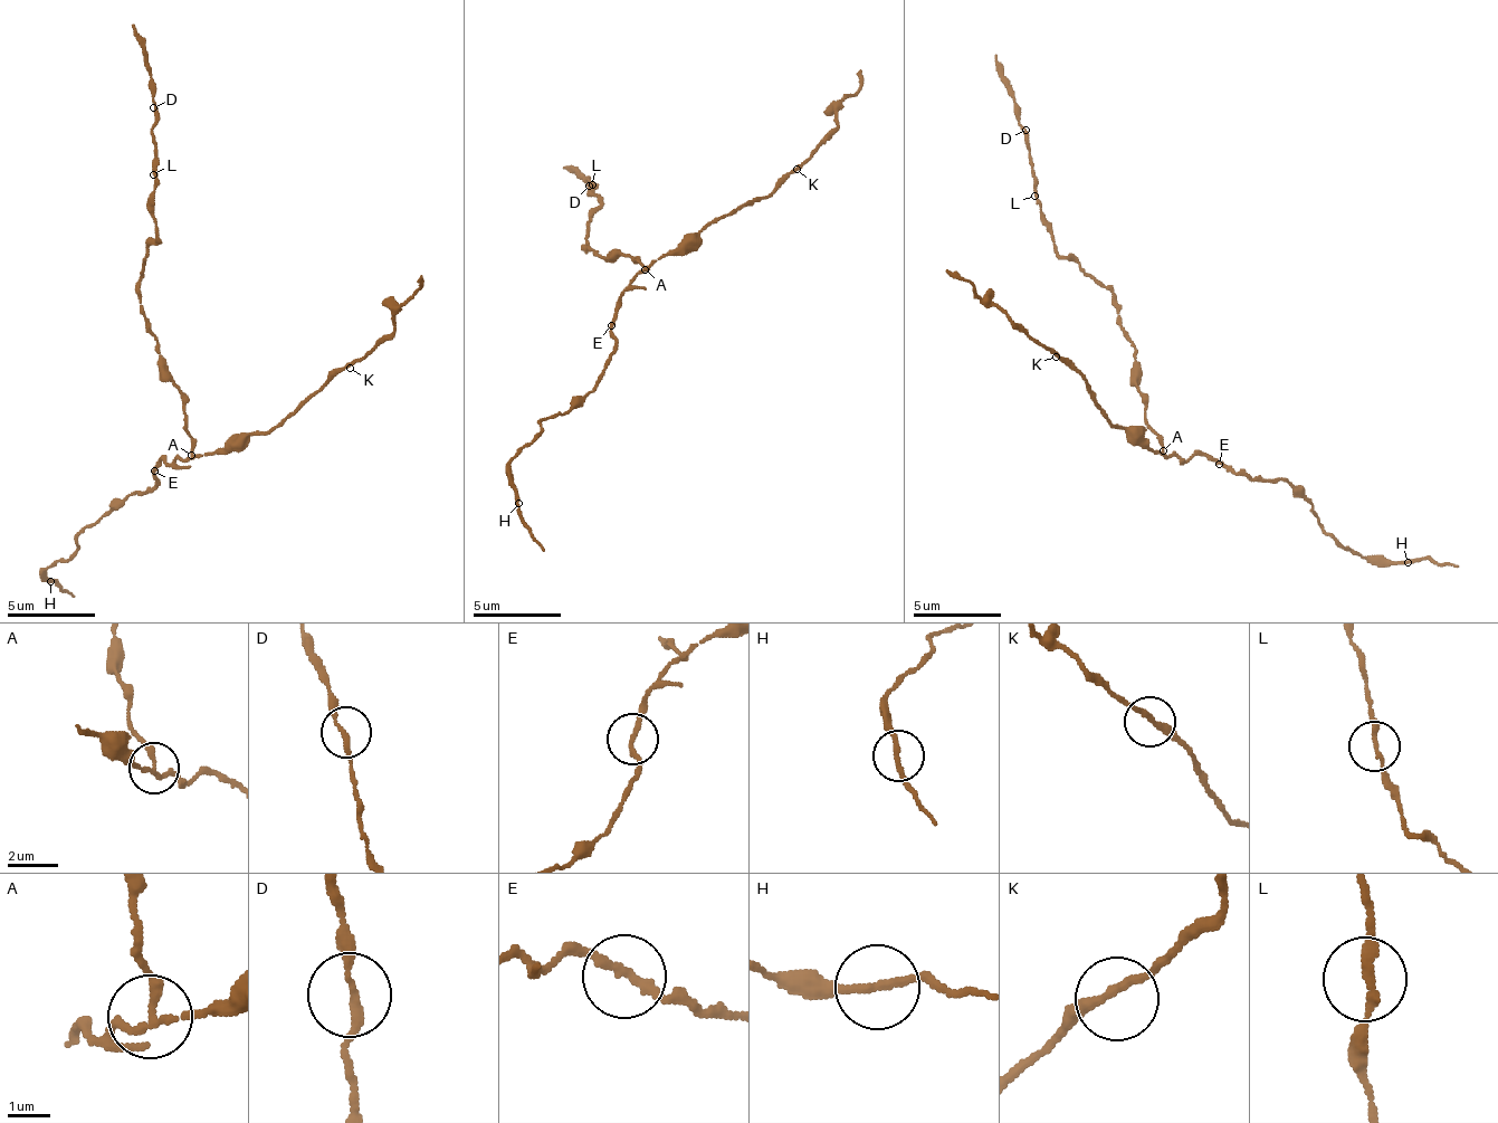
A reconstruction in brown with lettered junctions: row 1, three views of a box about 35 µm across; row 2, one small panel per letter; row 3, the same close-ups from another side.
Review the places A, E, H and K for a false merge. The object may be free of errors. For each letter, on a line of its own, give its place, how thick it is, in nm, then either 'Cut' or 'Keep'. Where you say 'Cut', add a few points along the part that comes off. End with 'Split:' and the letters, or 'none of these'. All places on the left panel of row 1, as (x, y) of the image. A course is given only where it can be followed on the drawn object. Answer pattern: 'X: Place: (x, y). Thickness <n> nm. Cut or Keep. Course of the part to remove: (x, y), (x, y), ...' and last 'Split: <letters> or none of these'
A: Place: (191, 455). Thickness 170 nm. Cut. Course of the part to remove: (192, 454), (183, 395), (141, 307), (156, 225), (154, 81), (133, 25)
E: Place: (154, 470). Thickness 190 nm. Keep
H: Place: (50, 581). Thickness 190 nm. Keep
K: Place: (350, 368). Thickness 200 nm. Keep
Split: A

